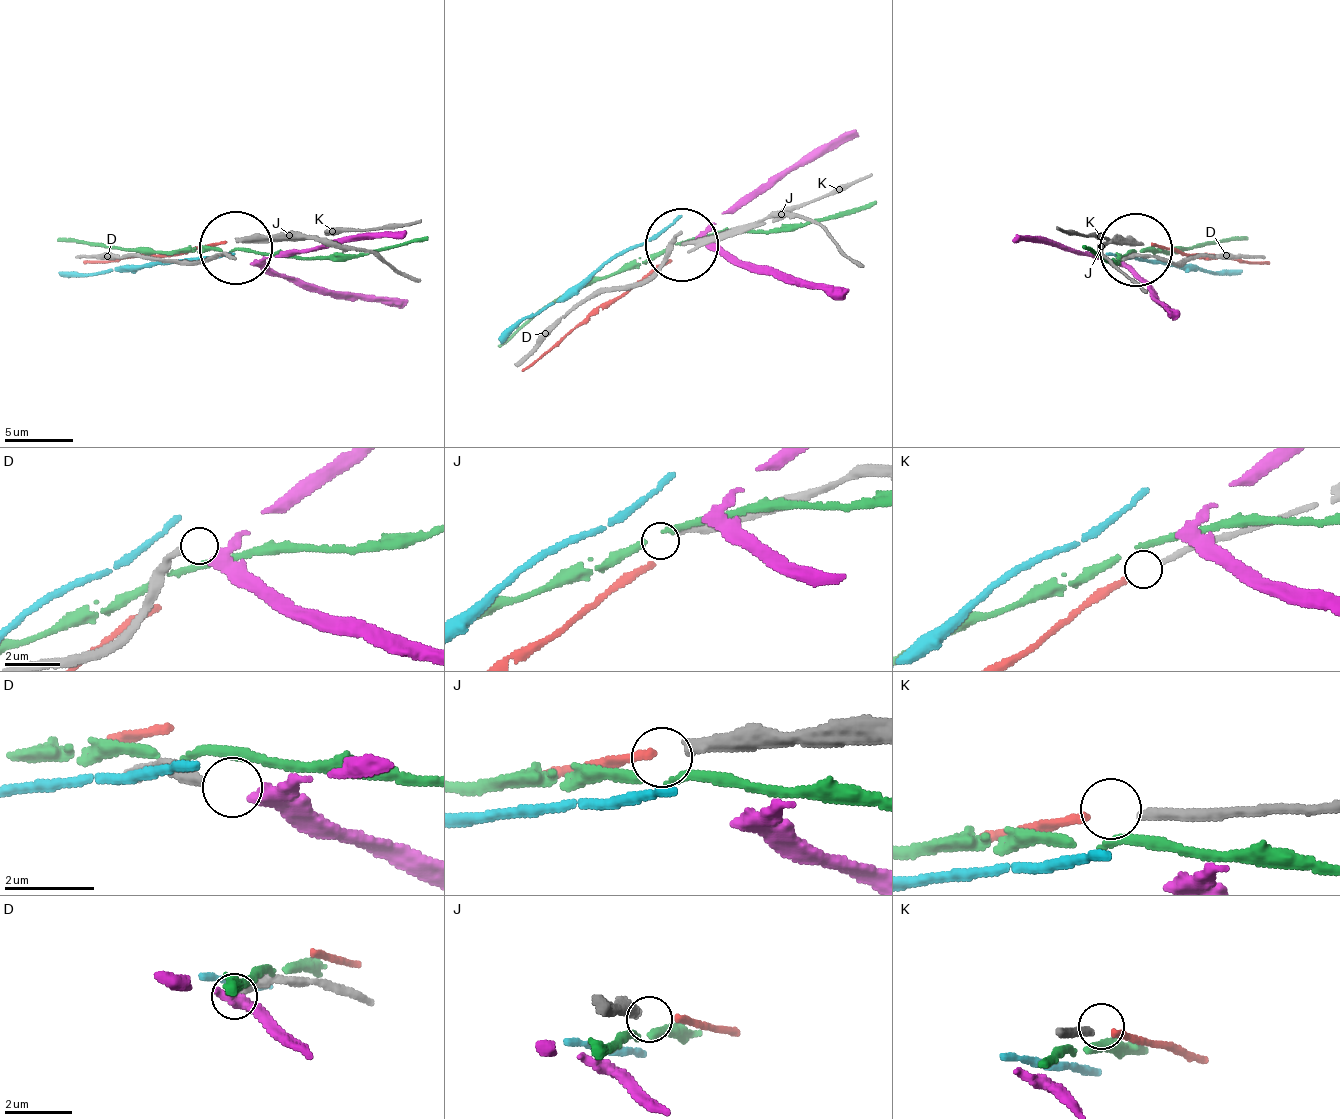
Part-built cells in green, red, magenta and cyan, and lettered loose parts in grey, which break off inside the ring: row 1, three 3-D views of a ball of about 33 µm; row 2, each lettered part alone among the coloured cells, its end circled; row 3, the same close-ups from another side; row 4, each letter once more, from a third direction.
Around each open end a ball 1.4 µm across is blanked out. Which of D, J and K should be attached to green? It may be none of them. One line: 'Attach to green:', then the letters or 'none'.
Attach to green: none

